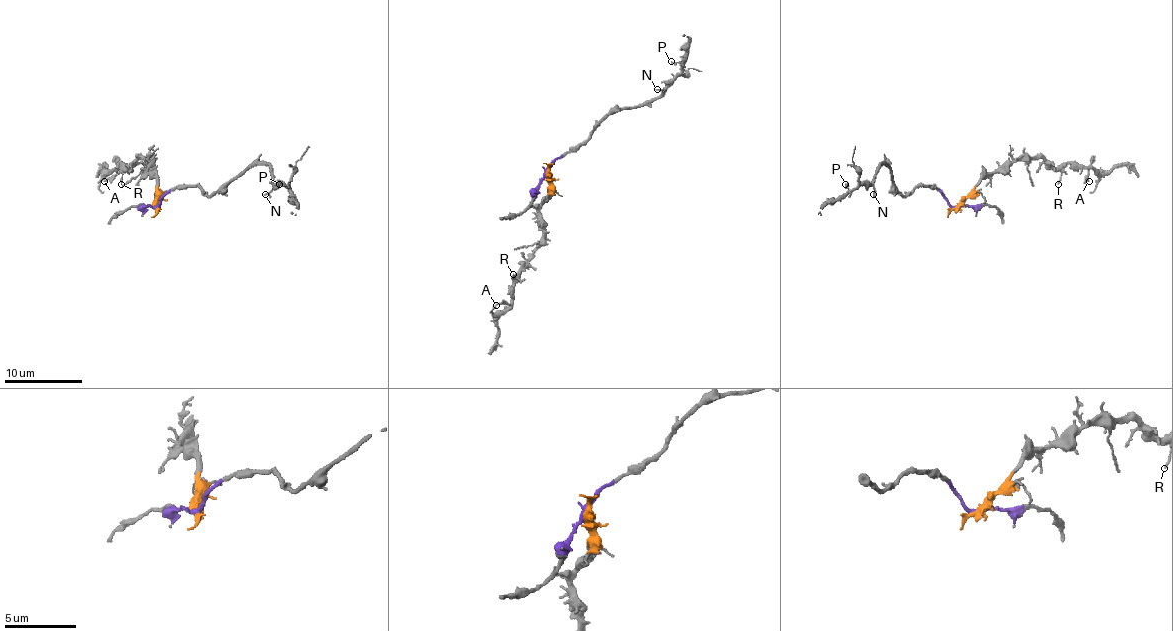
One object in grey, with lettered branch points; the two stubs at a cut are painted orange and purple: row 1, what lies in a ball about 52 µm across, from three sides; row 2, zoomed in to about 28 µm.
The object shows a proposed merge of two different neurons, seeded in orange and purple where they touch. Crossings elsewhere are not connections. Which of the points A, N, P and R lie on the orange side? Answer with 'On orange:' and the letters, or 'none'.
On orange: A, R

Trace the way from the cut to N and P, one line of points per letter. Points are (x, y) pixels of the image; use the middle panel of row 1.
N: (545, 171), (563, 154), (575, 152), (598, 123), (650, 101), (666, 90), (656, 90)
P: (545, 171), (563, 154), (575, 152), (598, 123), (654, 99), (681, 70), (679, 63), (672, 61)

